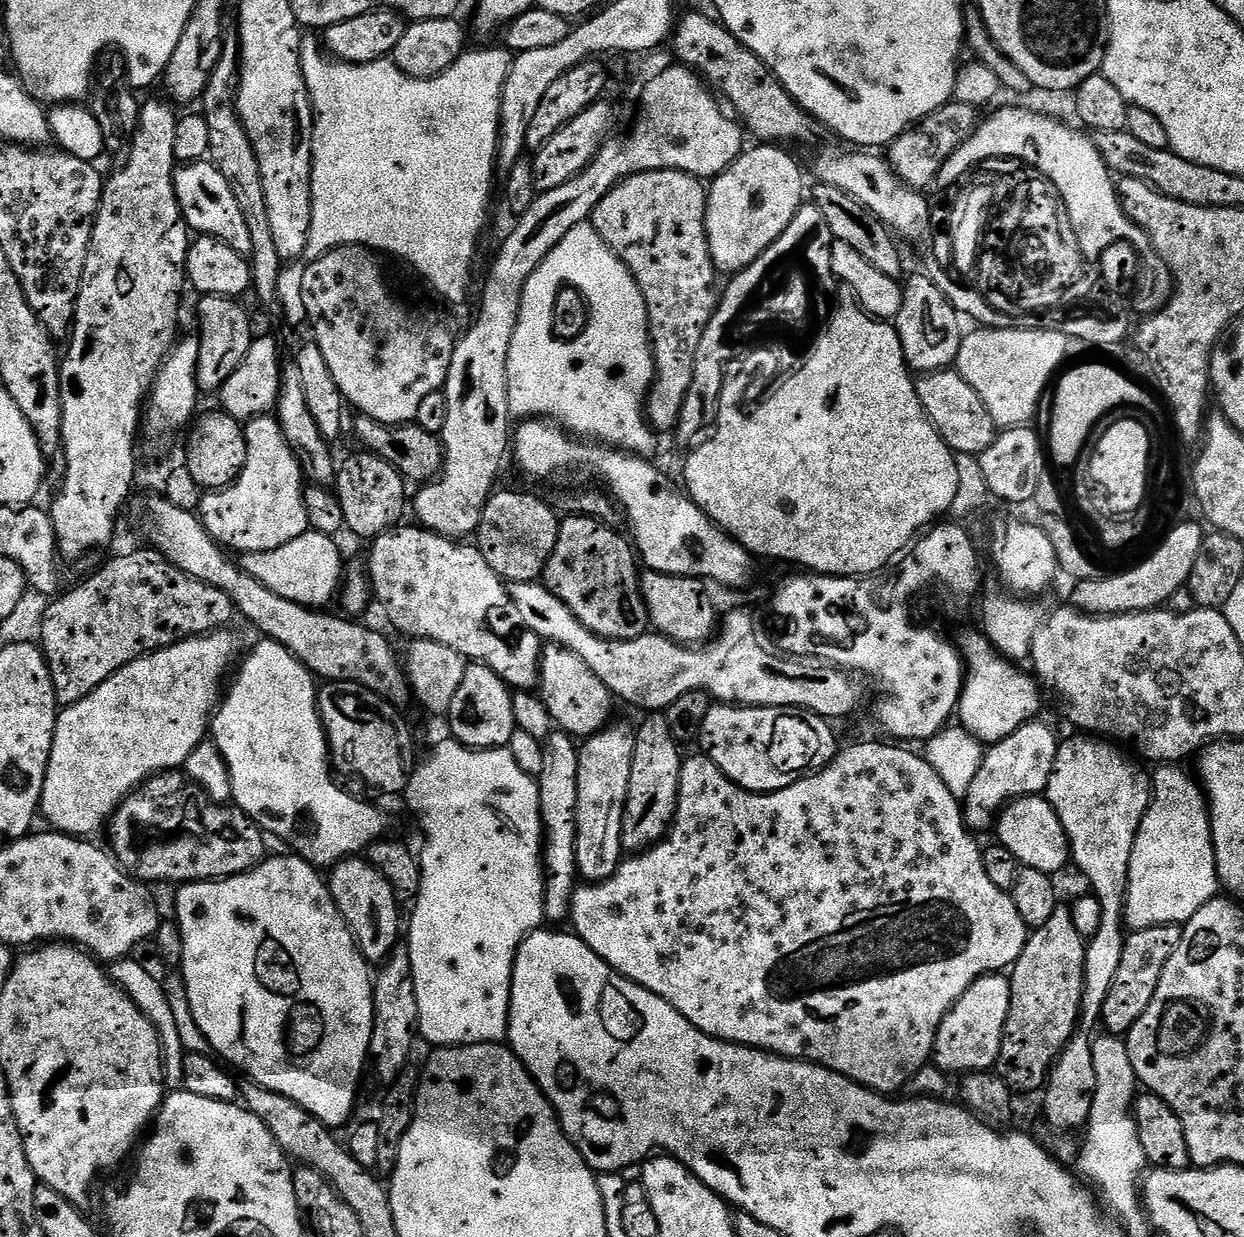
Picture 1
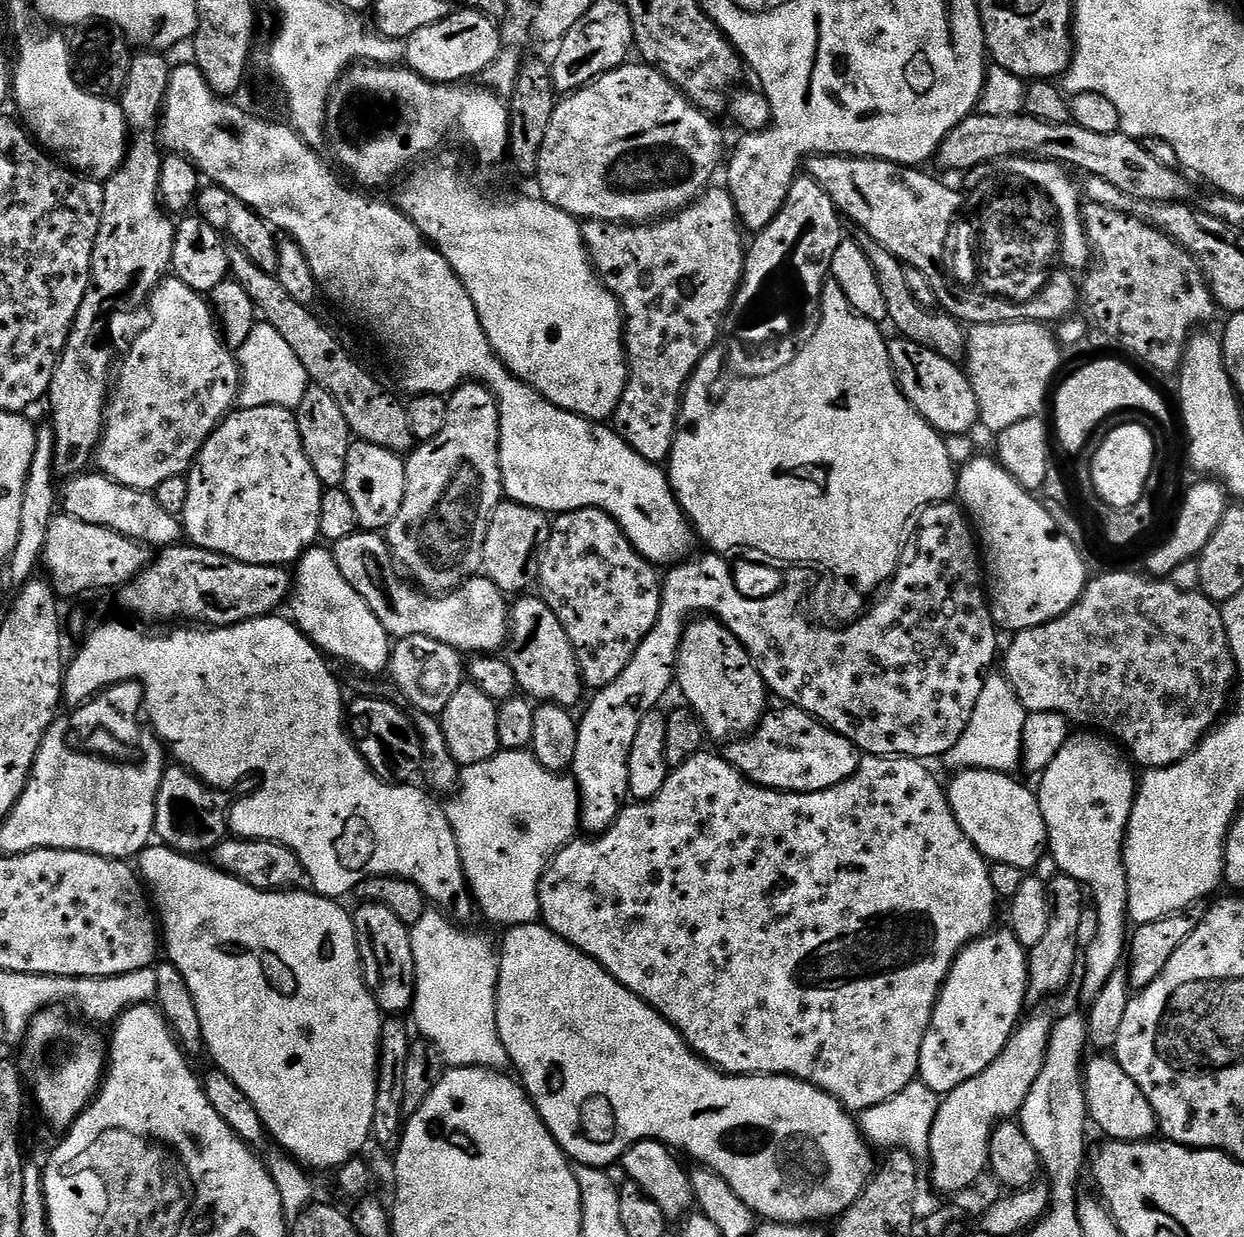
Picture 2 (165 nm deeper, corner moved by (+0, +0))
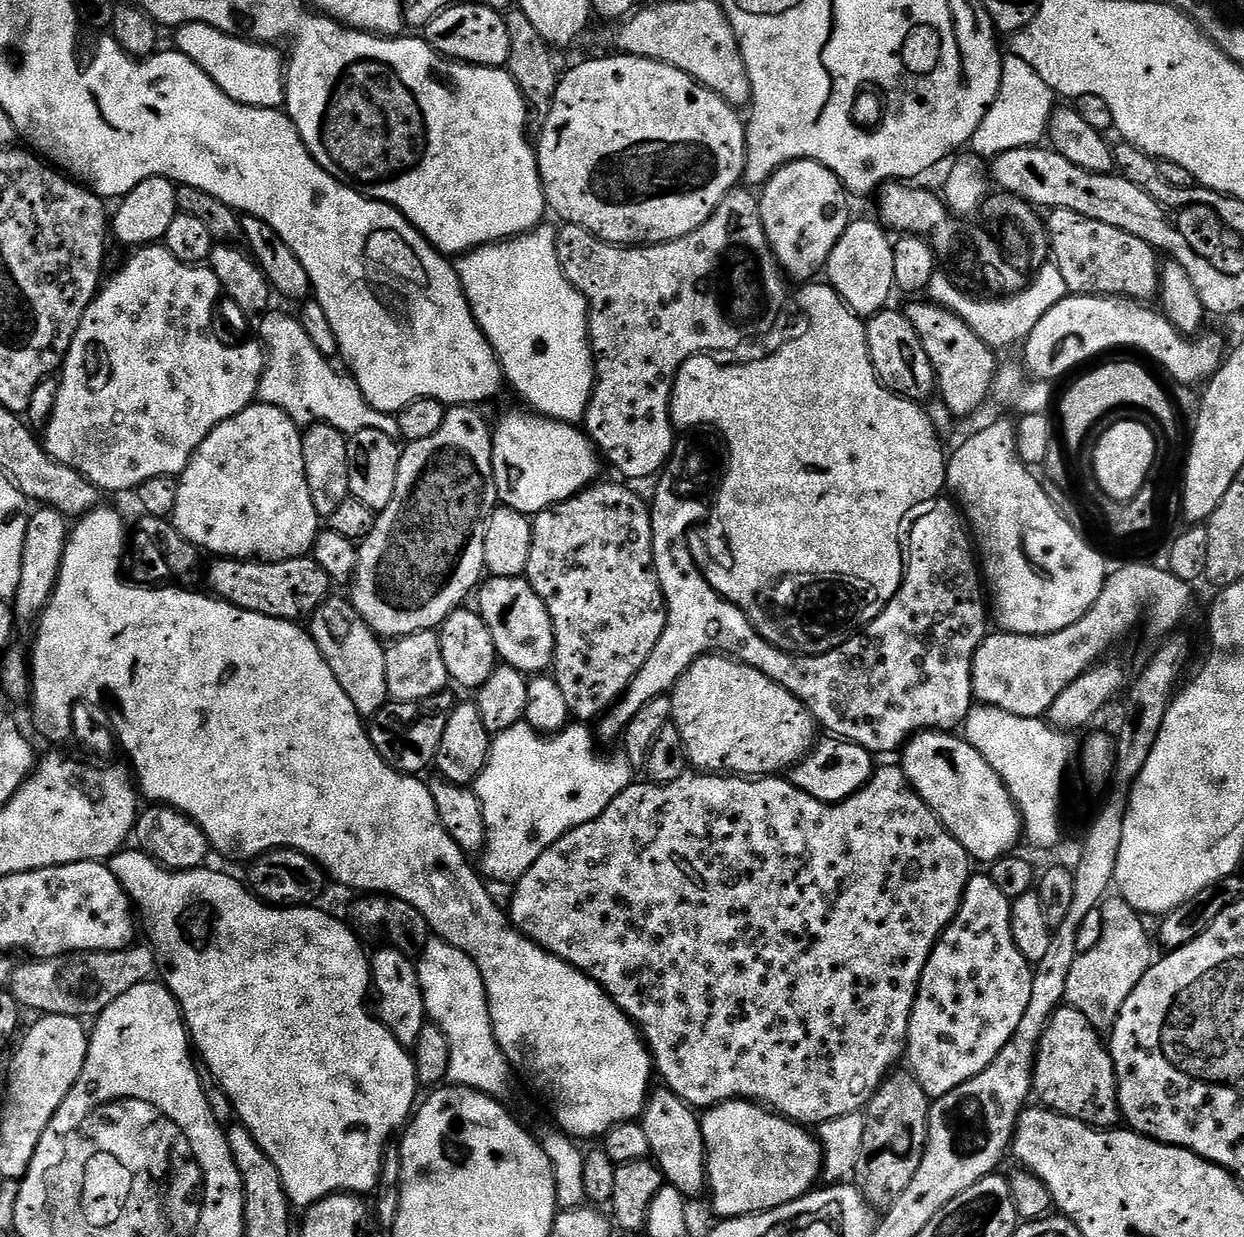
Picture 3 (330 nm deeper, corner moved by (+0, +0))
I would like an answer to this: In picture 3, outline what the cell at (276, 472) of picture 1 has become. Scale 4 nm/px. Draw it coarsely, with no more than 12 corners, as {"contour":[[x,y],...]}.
{"contour":[[253,402],[180,473],[170,518],[216,558],[309,555],[302,428]]}

